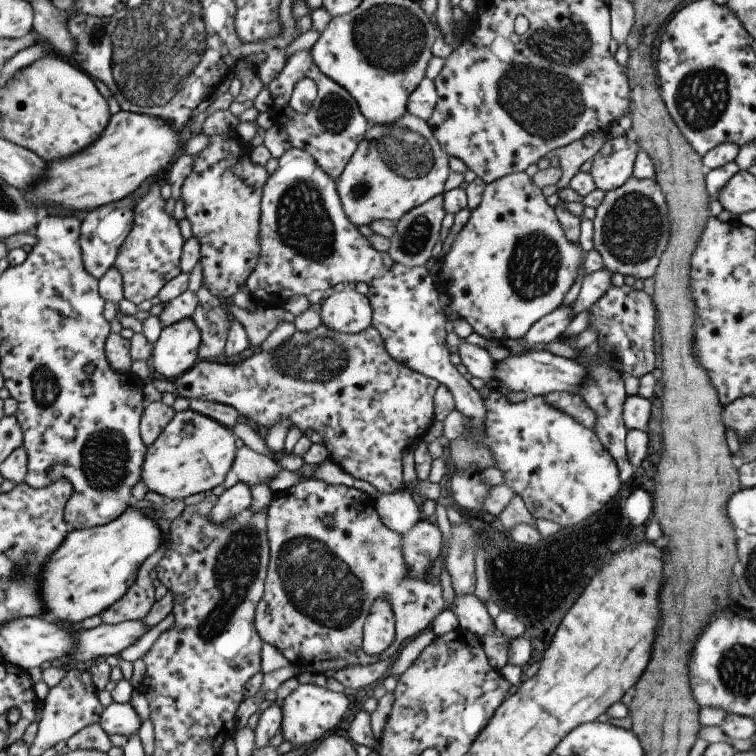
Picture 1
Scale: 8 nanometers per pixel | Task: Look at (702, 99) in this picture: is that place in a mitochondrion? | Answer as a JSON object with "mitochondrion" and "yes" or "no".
{"mitochondrion":"yes"}

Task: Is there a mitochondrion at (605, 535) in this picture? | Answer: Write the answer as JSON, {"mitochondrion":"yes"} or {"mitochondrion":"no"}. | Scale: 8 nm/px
{"mitochondrion":"no"}

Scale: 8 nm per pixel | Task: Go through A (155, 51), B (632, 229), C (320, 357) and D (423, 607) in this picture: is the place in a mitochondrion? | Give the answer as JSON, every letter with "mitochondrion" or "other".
{"A":"mitochondrion","B":"mitochondrion","C":"mitochondrion","D":"other"}

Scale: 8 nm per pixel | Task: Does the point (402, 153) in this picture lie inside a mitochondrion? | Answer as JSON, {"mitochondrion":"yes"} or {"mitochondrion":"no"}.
{"mitochondrion":"yes"}

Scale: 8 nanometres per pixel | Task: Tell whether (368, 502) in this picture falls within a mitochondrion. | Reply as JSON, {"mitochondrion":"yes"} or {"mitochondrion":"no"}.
{"mitochondrion":"no"}

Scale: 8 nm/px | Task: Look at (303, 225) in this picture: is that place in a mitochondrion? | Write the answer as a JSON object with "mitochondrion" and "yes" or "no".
{"mitochondrion":"yes"}

